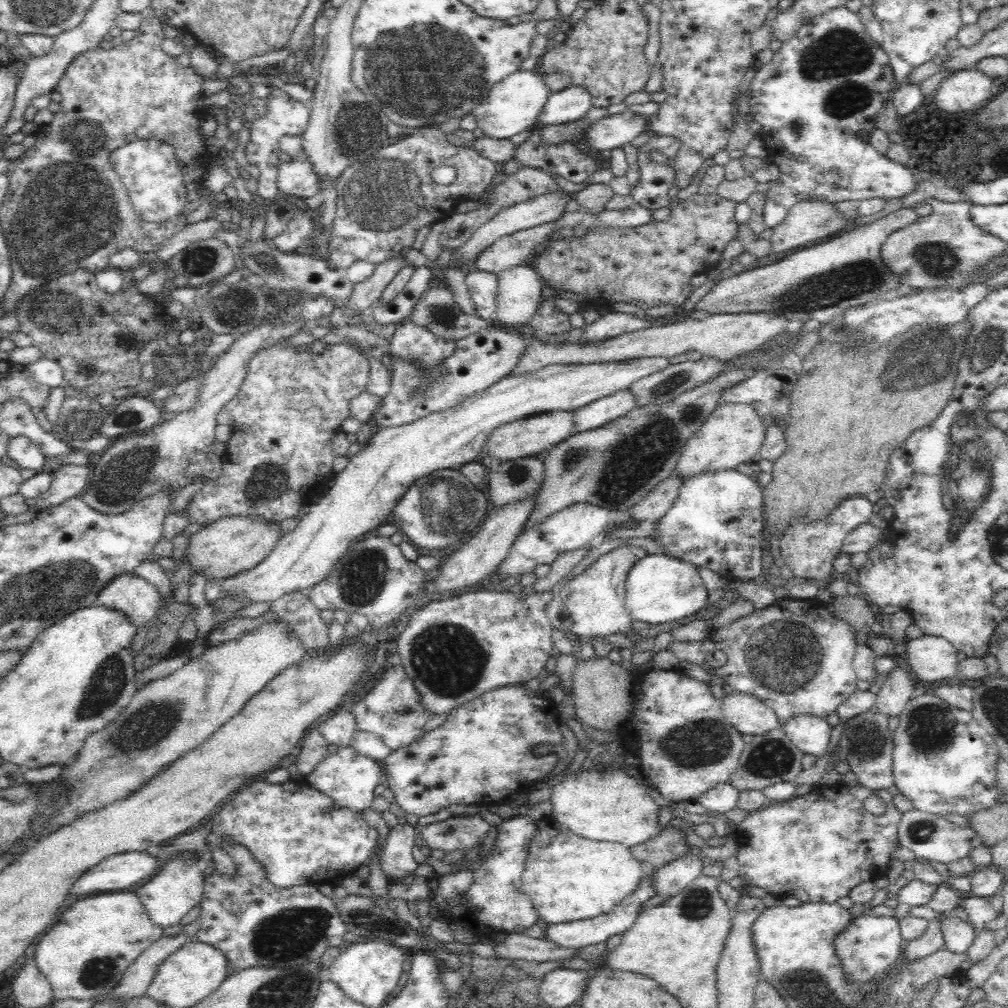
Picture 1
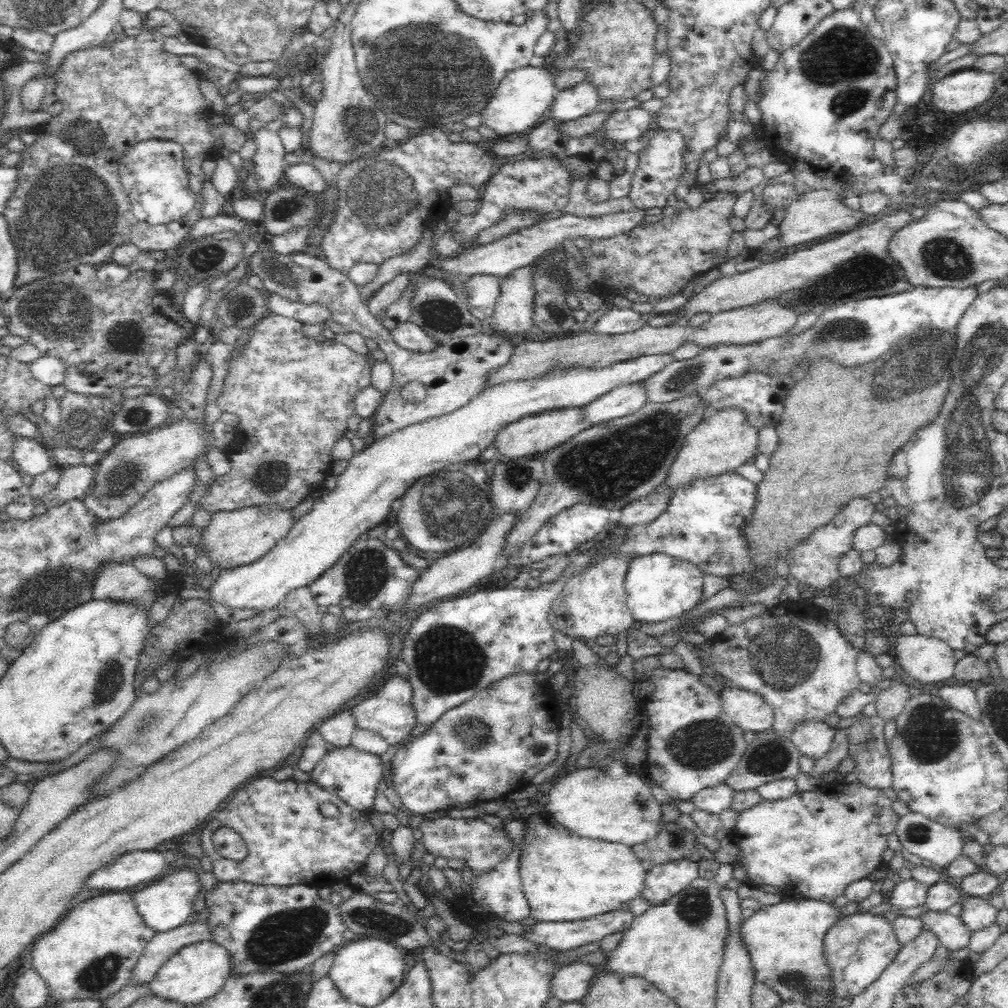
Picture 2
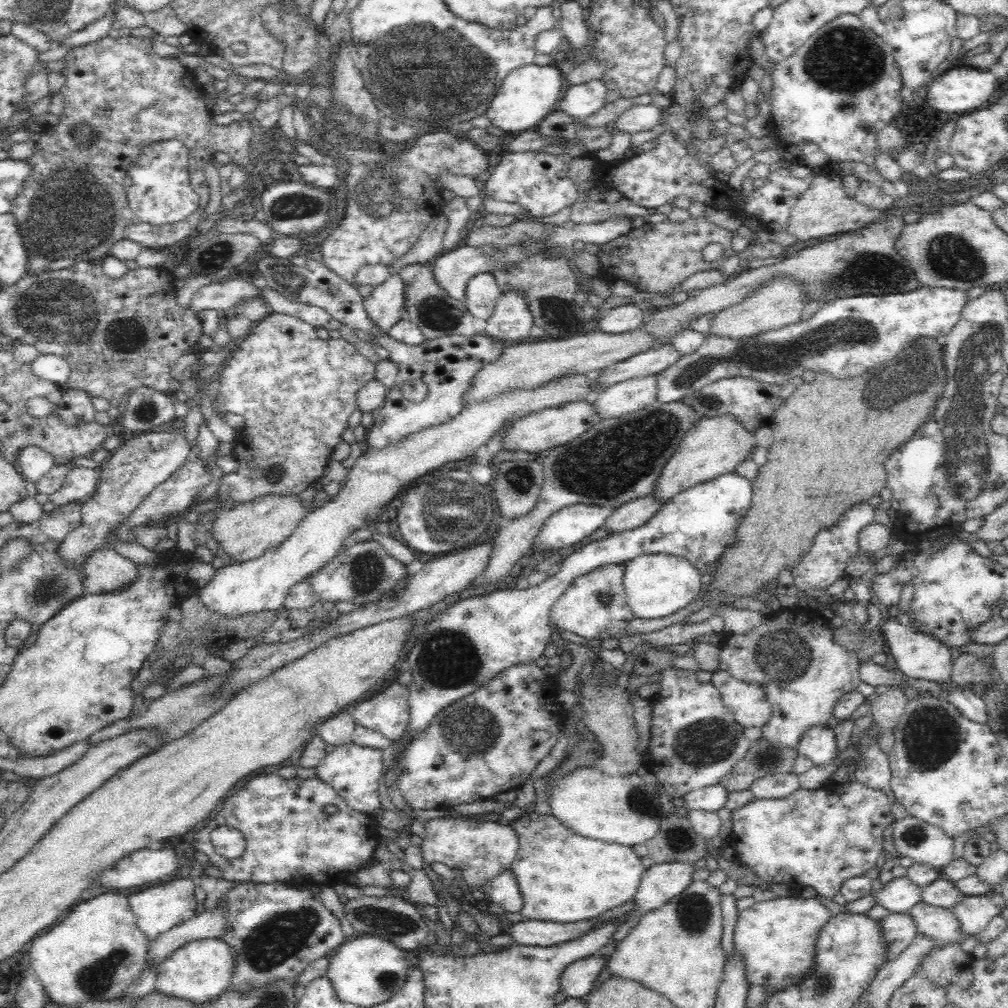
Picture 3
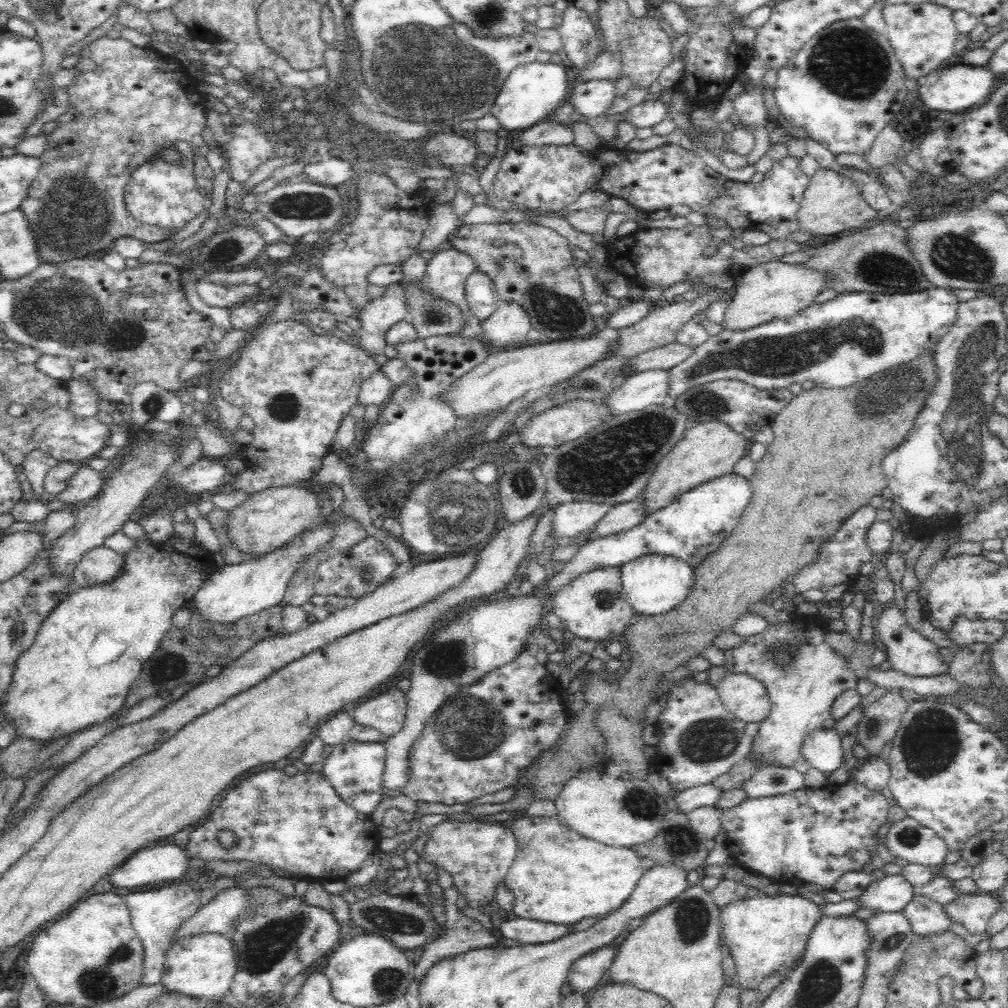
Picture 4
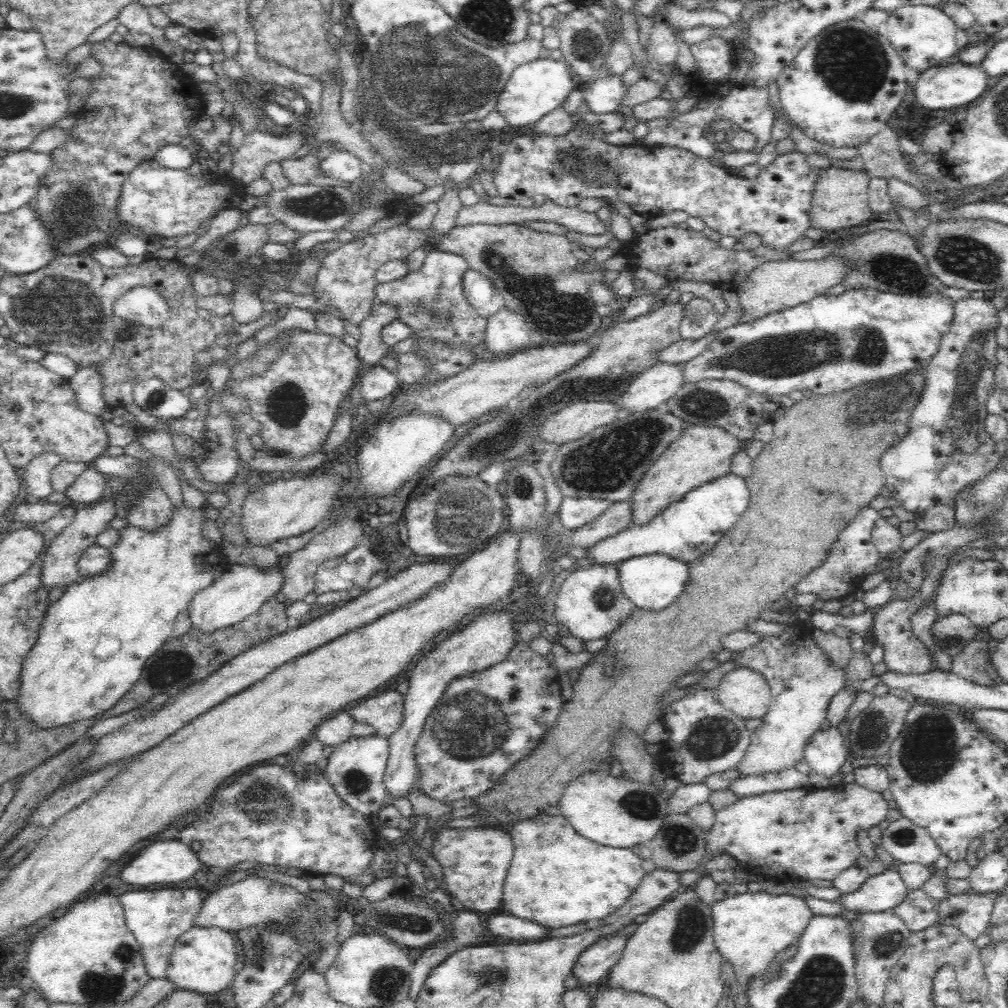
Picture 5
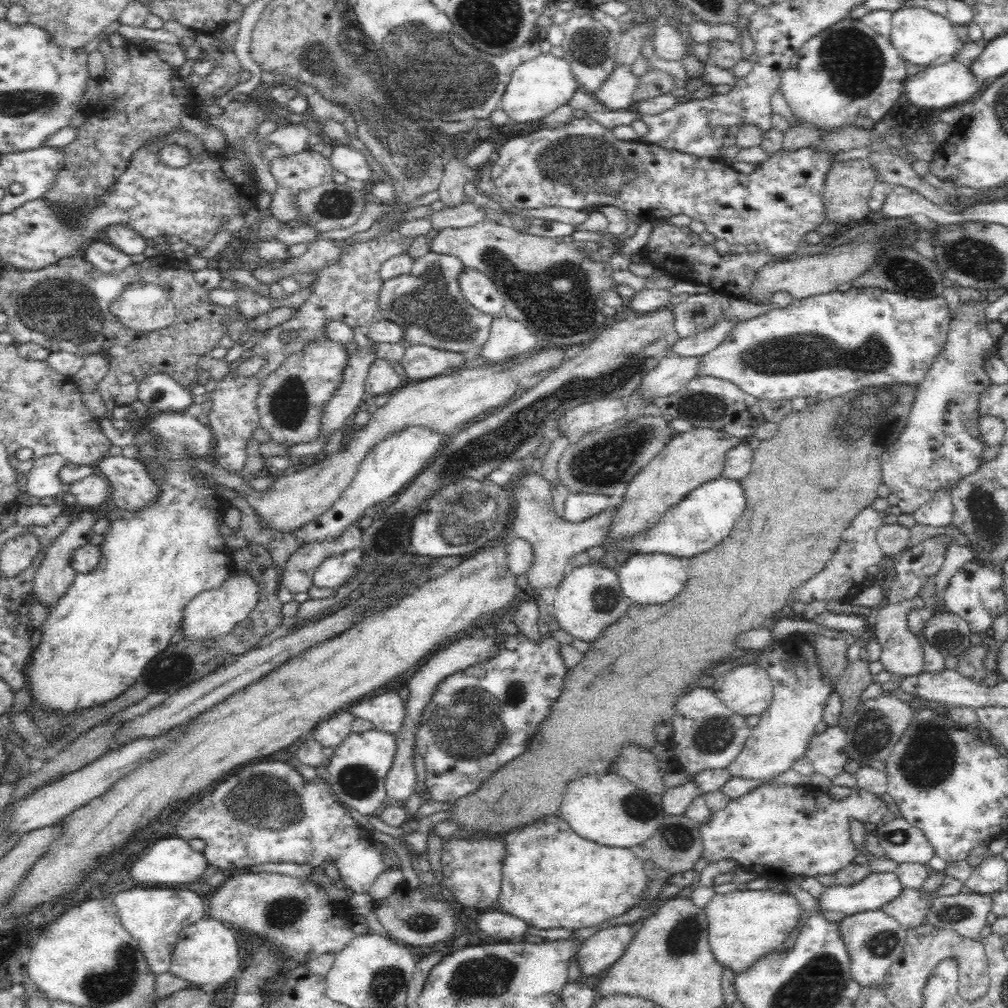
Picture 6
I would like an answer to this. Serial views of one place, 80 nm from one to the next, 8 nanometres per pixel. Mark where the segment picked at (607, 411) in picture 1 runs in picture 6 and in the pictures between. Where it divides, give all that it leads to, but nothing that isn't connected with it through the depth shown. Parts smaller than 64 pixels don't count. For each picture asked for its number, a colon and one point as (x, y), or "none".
2: (626, 399)
3: (618, 399)
4: (643, 389)
5: (661, 381)
6: (673, 371)

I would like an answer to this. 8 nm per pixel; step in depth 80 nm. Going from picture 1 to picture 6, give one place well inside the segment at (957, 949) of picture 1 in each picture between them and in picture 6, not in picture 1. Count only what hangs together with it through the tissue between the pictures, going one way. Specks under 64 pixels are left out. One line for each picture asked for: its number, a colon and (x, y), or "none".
2: (951, 932)
3: (939, 923)
4: (926, 916)
5: (918, 911)
6: (910, 906)

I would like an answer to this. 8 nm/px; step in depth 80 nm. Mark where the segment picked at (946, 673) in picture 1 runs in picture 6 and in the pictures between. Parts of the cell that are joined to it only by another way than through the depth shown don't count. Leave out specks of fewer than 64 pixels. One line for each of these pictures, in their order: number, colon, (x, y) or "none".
2: (927, 659)
3: (917, 655)
4: (909, 652)
5: (903, 653)
6: (901, 654)

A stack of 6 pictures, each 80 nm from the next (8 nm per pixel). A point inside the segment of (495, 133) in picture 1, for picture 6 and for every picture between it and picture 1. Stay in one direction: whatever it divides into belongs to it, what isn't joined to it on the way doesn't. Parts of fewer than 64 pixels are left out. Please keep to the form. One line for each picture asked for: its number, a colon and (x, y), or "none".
2: (523, 99)
3: (529, 93)
4: (533, 91)
5: (537, 88)
6: (539, 86)

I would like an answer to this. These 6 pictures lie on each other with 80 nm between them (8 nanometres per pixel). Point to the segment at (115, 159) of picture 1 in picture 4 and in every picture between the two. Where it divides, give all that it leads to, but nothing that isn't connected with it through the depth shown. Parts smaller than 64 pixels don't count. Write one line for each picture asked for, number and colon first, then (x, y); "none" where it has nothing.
2: (153, 174)
3: (159, 192)
4: (157, 194)

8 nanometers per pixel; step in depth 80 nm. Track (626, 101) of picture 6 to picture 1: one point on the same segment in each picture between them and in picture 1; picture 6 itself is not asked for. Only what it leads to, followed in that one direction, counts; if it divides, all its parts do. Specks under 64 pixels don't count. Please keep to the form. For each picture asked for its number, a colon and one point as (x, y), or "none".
1: (573, 103)
2: (582, 100)
3: (580, 101)
4: (592, 99)
5: (604, 96)

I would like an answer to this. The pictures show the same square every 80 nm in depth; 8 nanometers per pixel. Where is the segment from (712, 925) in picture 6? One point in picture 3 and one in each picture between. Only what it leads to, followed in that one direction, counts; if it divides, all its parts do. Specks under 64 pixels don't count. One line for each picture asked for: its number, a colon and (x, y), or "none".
3: (775, 937)
4: (764, 934)
5: (749, 929)

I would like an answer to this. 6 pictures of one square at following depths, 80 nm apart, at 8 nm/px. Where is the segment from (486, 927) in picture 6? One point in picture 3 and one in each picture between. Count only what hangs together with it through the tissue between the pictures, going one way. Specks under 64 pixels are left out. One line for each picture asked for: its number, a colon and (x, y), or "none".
3: (526, 932)
4: (523, 931)
5: (510, 926)

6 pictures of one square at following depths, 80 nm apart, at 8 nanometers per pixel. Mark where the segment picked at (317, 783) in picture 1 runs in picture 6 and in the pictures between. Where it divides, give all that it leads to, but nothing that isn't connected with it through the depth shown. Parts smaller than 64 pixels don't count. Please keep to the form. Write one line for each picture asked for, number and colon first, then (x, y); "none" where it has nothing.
2: (353, 775)
3: (354, 771)
4: (355, 769)
5: (355, 768)
6: (357, 770)

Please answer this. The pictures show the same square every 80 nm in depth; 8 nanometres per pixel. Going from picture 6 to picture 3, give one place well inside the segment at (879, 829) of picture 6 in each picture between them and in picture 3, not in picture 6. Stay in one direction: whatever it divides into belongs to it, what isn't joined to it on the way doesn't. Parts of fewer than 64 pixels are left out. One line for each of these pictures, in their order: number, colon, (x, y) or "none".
3: (926, 844)
4: (907, 839)
5: (904, 841)

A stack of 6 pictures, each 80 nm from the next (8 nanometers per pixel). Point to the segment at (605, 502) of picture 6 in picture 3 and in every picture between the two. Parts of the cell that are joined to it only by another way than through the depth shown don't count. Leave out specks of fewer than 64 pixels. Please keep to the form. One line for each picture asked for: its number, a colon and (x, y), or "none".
3: (570, 525)
4: (570, 518)
5: (574, 512)

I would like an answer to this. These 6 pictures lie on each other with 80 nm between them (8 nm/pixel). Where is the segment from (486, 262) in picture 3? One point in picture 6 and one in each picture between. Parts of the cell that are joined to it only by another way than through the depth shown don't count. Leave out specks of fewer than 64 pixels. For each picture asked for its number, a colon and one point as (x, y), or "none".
4: (444, 278)
5: (430, 300)
6: (427, 303)

